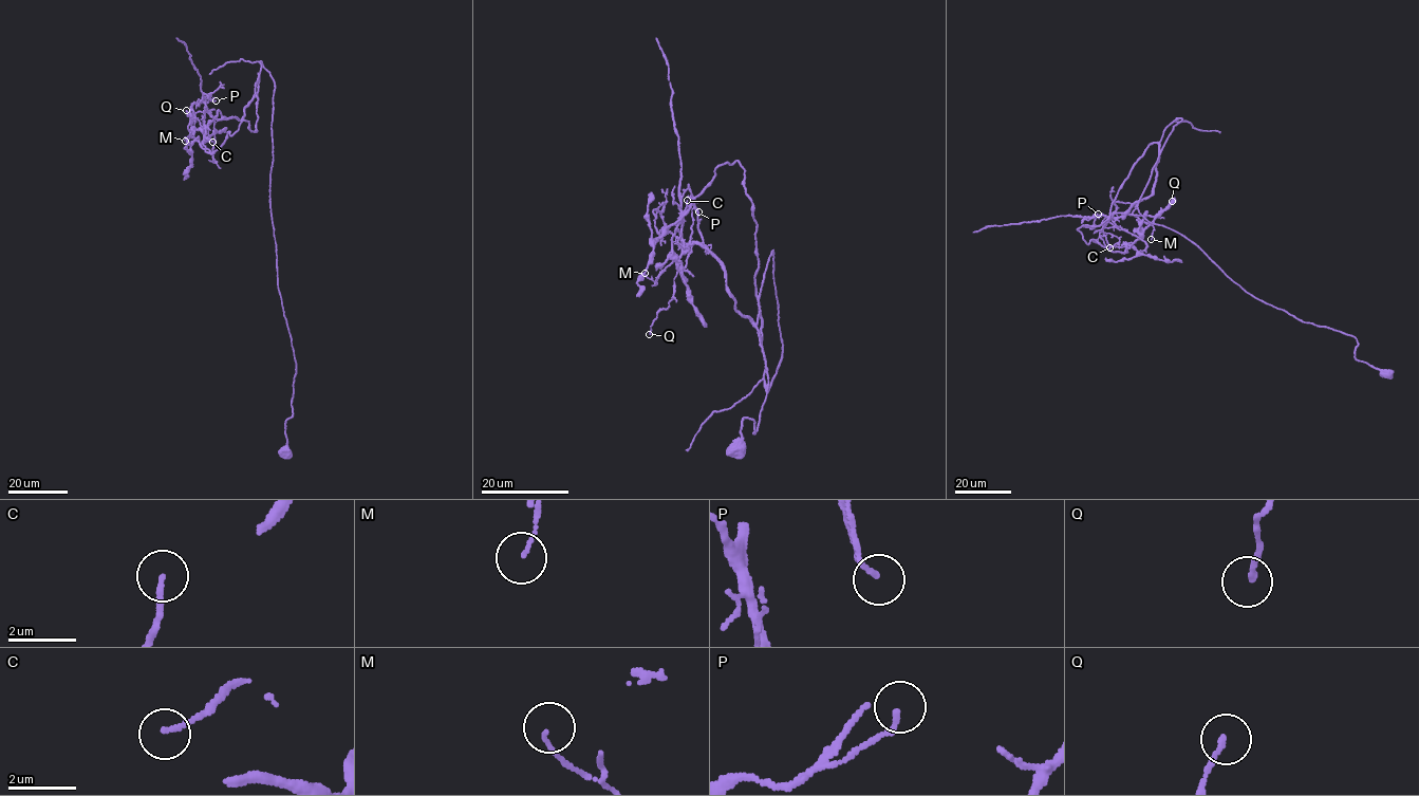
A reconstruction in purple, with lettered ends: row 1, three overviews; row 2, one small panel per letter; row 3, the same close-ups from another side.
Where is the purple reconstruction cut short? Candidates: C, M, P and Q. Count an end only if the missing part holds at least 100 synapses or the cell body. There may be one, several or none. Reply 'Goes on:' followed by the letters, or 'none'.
Goes on: none

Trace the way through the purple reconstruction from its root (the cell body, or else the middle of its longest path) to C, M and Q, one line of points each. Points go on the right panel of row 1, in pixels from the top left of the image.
C: (1386, 372), (1139, 213), (1181, 118), (1150, 196), (1103, 226), (1109, 247)
M: (1386, 372), (1139, 213), (1180, 118), (1153, 191), (1123, 215), (1151, 239)
Q: (1386, 372), (1139, 213), (1180, 118), (1153, 191), (1122, 217), (1172, 201)

